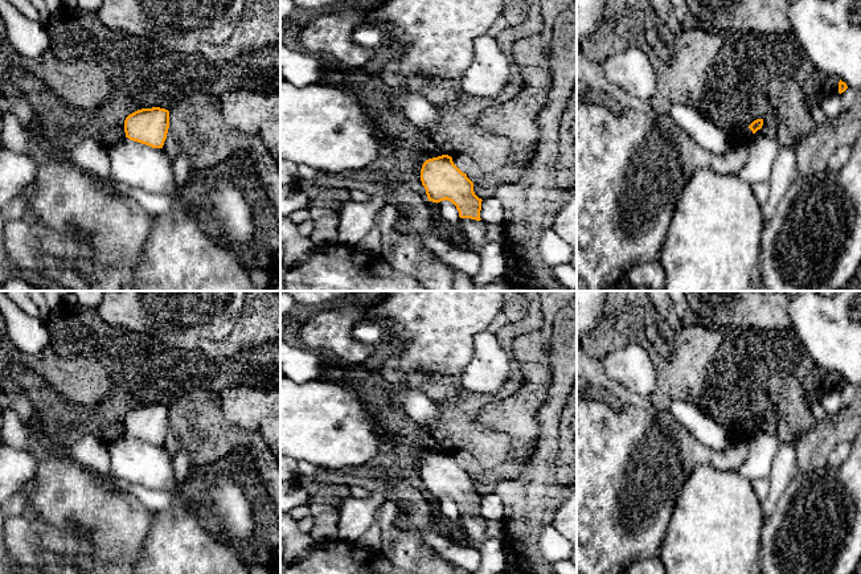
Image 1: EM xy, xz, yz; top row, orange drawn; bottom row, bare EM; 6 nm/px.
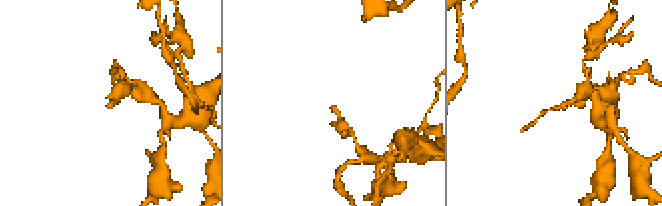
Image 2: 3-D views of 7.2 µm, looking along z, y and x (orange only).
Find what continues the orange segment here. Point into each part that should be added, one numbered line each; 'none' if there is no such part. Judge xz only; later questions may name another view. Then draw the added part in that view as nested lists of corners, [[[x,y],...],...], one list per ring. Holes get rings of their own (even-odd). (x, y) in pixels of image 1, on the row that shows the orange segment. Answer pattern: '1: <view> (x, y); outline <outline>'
none

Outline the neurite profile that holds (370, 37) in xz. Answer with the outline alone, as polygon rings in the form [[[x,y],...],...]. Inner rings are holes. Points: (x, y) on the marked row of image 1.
[[[365,24],[354,30],[353,41],[358,46],[374,53],[385,45],[388,41],[388,33],[380,25]]]

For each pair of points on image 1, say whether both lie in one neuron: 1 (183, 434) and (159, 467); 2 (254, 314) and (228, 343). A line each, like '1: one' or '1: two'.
1: two
2: one

